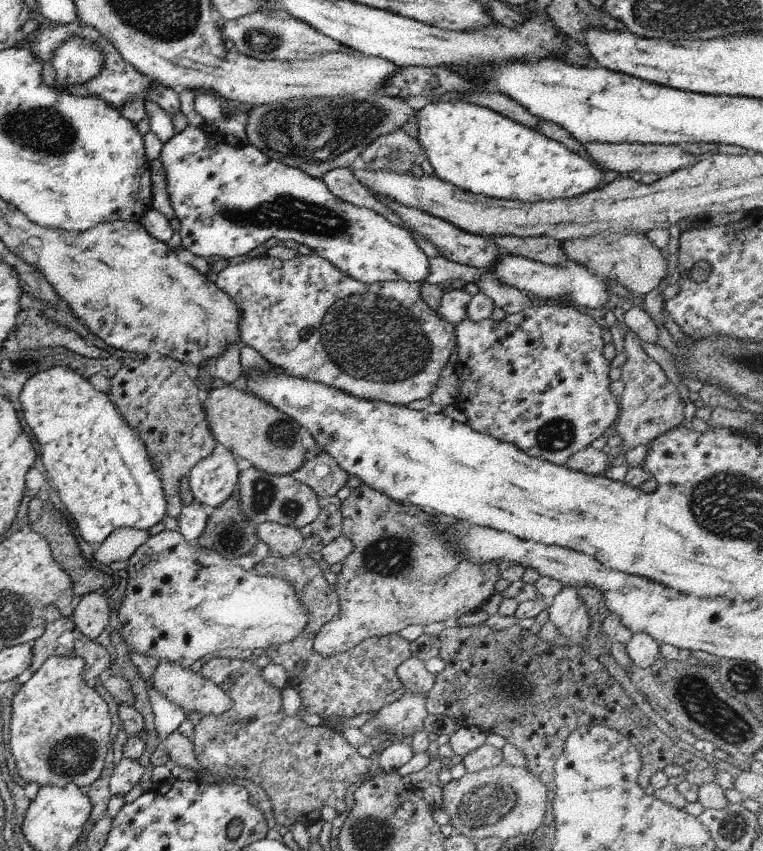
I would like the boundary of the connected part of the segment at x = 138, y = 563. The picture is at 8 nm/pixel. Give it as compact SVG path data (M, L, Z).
M164 529L160 533L151 536L138 550L127 560L127 588L125 591L124 600L118 612L118 622L122 629L119 630L123 640L127 642L130 651L156 658L160 661L168 661L174 664L180 664L184 668L193 666L200 660L205 660L204 656L218 652L218 650L226 650L226 648L238 648L238 650L253 650L258 654L268 648L278 647L281 644L290 642L296 638L308 625L309 615L307 609L303 607L297 594L294 592L294 587L282 577L262 577L253 571L245 571L240 566L233 564L231 560L225 559L221 554L218 554L210 547L190 546L188 541L182 536L181 532L175 530Z

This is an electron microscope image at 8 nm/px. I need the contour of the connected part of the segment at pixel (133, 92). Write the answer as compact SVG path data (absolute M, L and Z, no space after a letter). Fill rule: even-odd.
M100 50L100 52L103 56L101 71L90 80L76 85L74 92L77 95L99 96L100 99L104 99L107 103L110 103L113 107L116 107L120 111L122 104L124 104L126 100L132 100L134 96L144 96L144 98L146 98L146 88L148 88L150 84L159 85L159 83L154 83L146 75L138 72L123 58L120 58L120 53L118 54L117 50Z

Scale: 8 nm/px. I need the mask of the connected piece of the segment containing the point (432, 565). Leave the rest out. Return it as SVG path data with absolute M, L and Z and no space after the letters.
M361 484L354 489L350 497L341 502L341 513L343 518L342 532L352 541L353 551L341 562L342 569L337 574L337 583L334 589L339 600L339 613L326 624L323 624L317 637L313 639L313 649L318 654L330 656L343 653L358 646L367 638L399 633L400 630L404 630L409 624L421 624L422 626L426 626L427 624L432 624L432 622L458 620L458 618L464 616L464 614L474 612L484 606L487 600L496 592L494 590L494 584L501 578L499 562L488 561L486 563L471 563L465 557L462 557L461 551L458 551L457 548L454 549L453 545L450 545L445 540L447 536L436 532L436 530L438 530L438 520L436 520L434 516L430 516L430 514L418 510L416 506L410 506L410 504L404 506L403 503L396 502L396 500L392 502L392 499L387 494Z

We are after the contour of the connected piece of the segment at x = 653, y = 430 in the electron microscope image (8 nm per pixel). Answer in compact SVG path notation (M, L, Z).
M632 329L625 334L624 338L627 359L621 367L624 368L622 380L626 382L626 387L619 397L619 415L616 420L616 430L624 441L619 451L631 450L640 444L646 446L663 432L682 423L687 404L680 396L678 386L673 384L660 365L646 354L642 348L642 339Z

